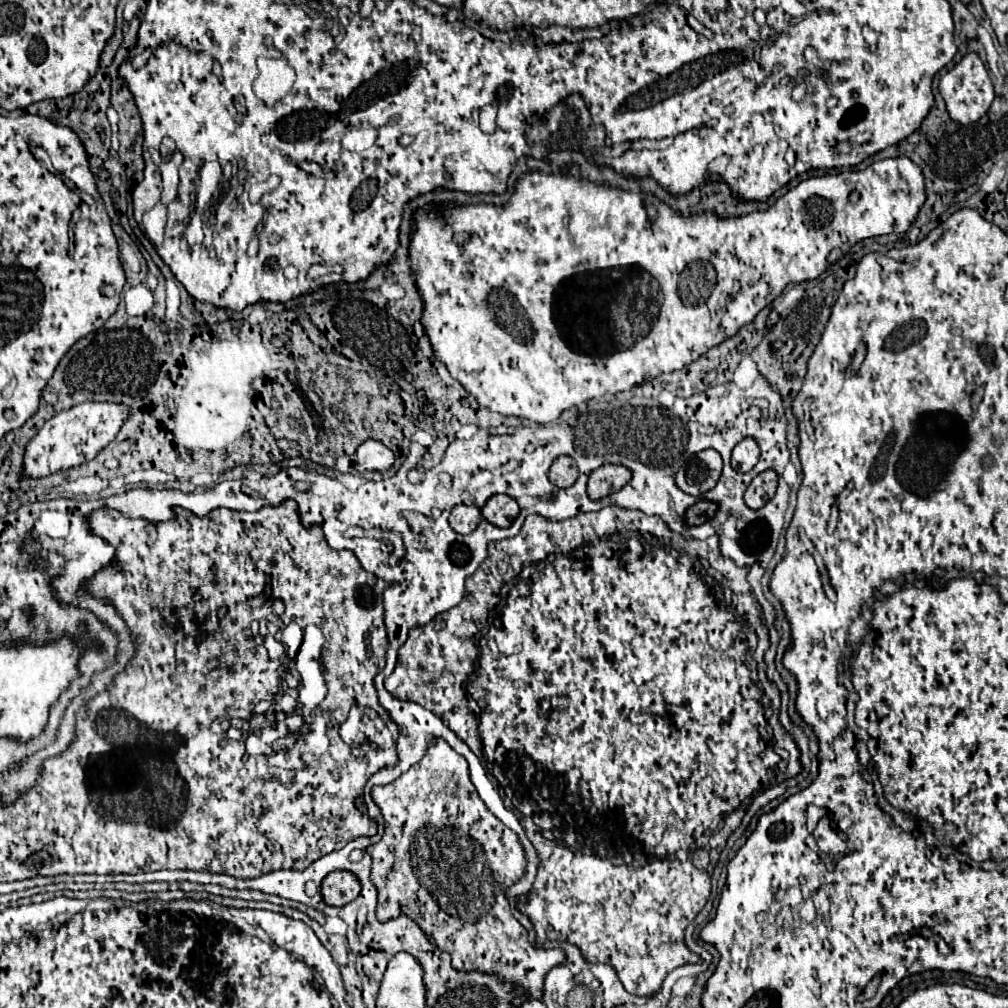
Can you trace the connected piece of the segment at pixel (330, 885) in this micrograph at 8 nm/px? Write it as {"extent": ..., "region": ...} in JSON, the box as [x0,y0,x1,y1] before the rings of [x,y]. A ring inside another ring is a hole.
{"extent":[322,870,360,906],"region":[[[348,870],[330,872],[322,882],[322,896],[324,902],[330,906],[344,906],[352,902],[360,894],[358,878]]]}

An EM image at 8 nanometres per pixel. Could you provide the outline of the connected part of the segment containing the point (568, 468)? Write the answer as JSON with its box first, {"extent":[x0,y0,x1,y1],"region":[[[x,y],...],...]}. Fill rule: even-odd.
{"extent":[550,456,578,488],"region":[[[560,456],[552,462],[550,466],[550,482],[560,486],[560,488],[568,488],[576,482],[578,478],[578,468],[576,468],[576,462],[570,458],[570,456]]]}

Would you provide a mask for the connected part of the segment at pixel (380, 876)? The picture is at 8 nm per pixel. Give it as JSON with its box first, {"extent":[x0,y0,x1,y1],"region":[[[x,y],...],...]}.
{"extent":[368,738,564,998],"region":[[[438,738],[436,744],[426,750],[424,758],[408,772],[390,784],[374,786],[372,798],[384,816],[384,836],[368,848],[368,854],[372,856],[372,882],[378,888],[378,918],[384,922],[388,918],[398,918],[400,914],[410,914],[426,934],[432,934],[436,946],[452,956],[452,964],[458,970],[498,974],[504,982],[516,982],[532,998],[540,998],[546,972],[564,962],[564,952],[560,948],[532,948],[526,938],[526,928],[510,914],[504,890],[524,874],[524,848],[520,846],[518,836],[480,802],[476,788],[472,788],[464,758],[456,754],[448,742]]]}

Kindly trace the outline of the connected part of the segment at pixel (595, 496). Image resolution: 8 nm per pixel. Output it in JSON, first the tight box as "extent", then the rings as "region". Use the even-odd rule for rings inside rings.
{"extent":[588,464,632,500],"region":[[[604,464],[600,468],[596,468],[590,474],[588,480],[588,496],[592,500],[600,500],[616,490],[620,490],[624,484],[628,484],[632,478],[630,468],[620,466],[620,464]]]}

